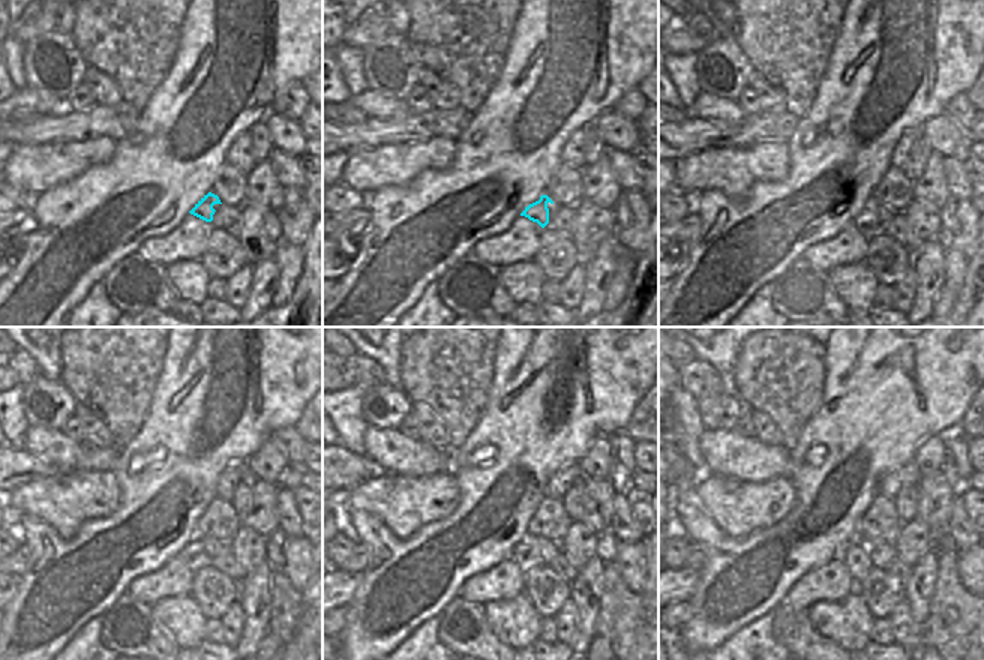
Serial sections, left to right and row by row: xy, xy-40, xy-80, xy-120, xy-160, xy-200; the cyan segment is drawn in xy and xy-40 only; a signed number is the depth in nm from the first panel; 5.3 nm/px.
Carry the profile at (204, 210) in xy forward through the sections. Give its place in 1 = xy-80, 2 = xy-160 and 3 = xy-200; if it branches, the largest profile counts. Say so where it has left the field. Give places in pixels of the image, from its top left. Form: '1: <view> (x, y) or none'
1: xy-80 (867, 222)
2: xy-160 (525, 554)
3: xy-200 (855, 557)

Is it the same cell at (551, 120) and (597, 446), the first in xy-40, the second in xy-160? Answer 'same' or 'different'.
different

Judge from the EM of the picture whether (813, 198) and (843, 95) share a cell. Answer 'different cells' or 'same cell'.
same cell

